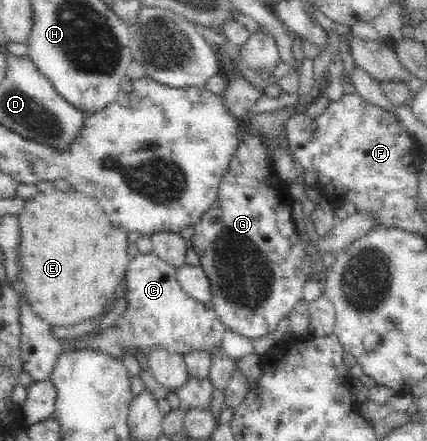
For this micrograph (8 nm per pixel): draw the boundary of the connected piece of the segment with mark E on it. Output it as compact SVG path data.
M55 187L51 193L37 191L25 199L20 214L19 257L21 279L25 282L26 297L32 310L51 325L69 326L80 324L105 312L112 295L117 291L130 256L127 254L127 231L111 223L109 214L95 197L87 197L81 190L60 191Z

